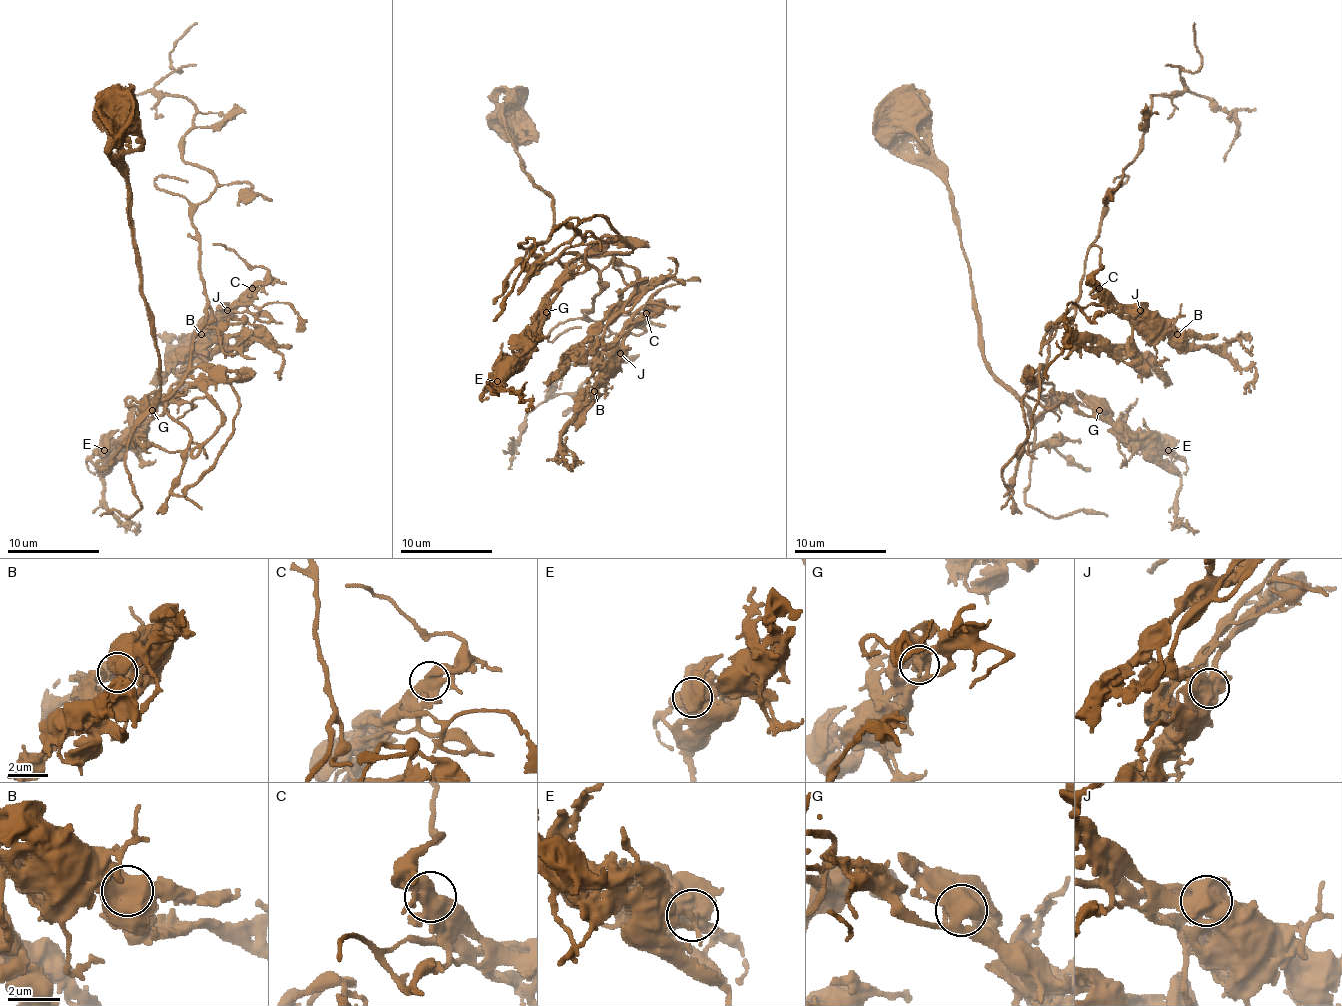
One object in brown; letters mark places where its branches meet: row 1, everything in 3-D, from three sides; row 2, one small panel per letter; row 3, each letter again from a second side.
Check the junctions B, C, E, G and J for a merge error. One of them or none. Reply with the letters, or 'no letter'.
no letter

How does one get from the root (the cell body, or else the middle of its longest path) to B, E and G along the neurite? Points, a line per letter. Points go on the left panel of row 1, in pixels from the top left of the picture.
B: (117, 117), (159, 357), (141, 417), (203, 327), (242, 322), (210, 357), (217, 329), (201, 334)
E: (117, 117), (127, 218), (159, 357), (159, 399), (141, 417), (171, 394), (152, 401), (104, 450)
G: (117, 117), (127, 218), (159, 357), (159, 399), (141, 417), (171, 394), (152, 410)

